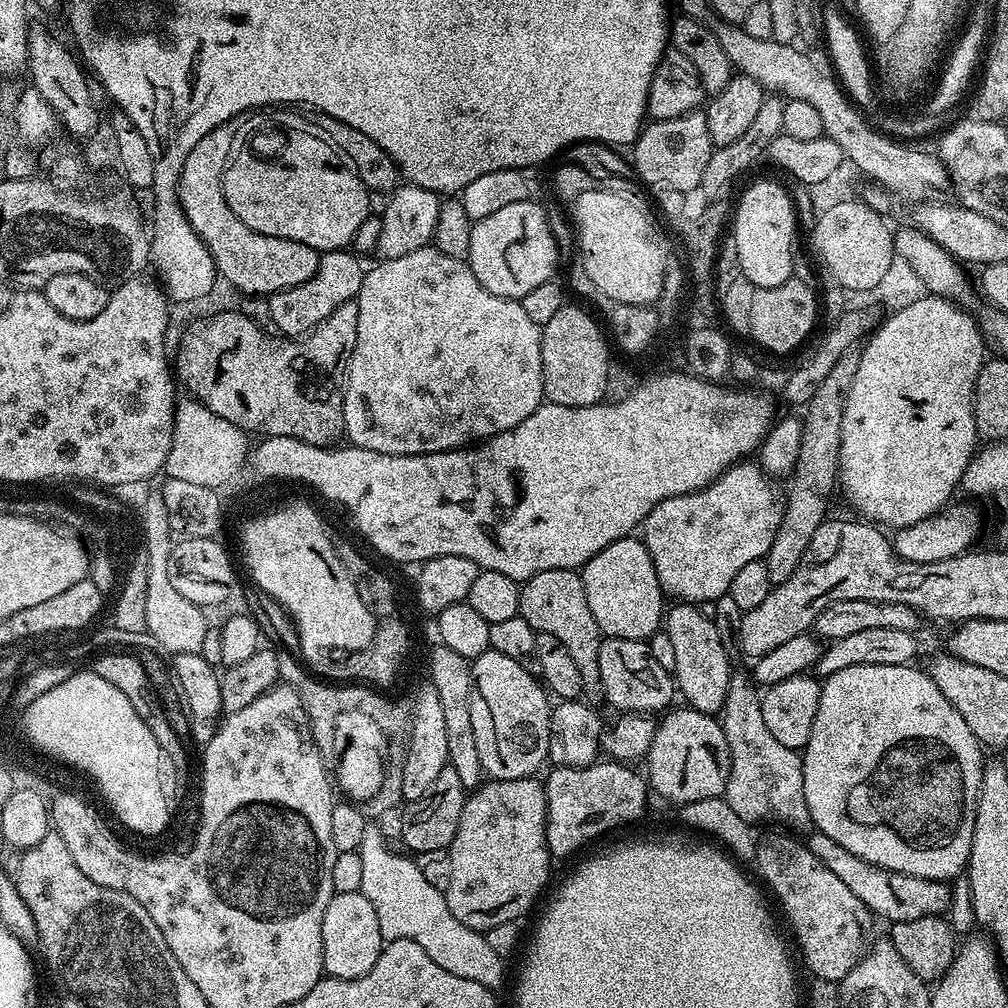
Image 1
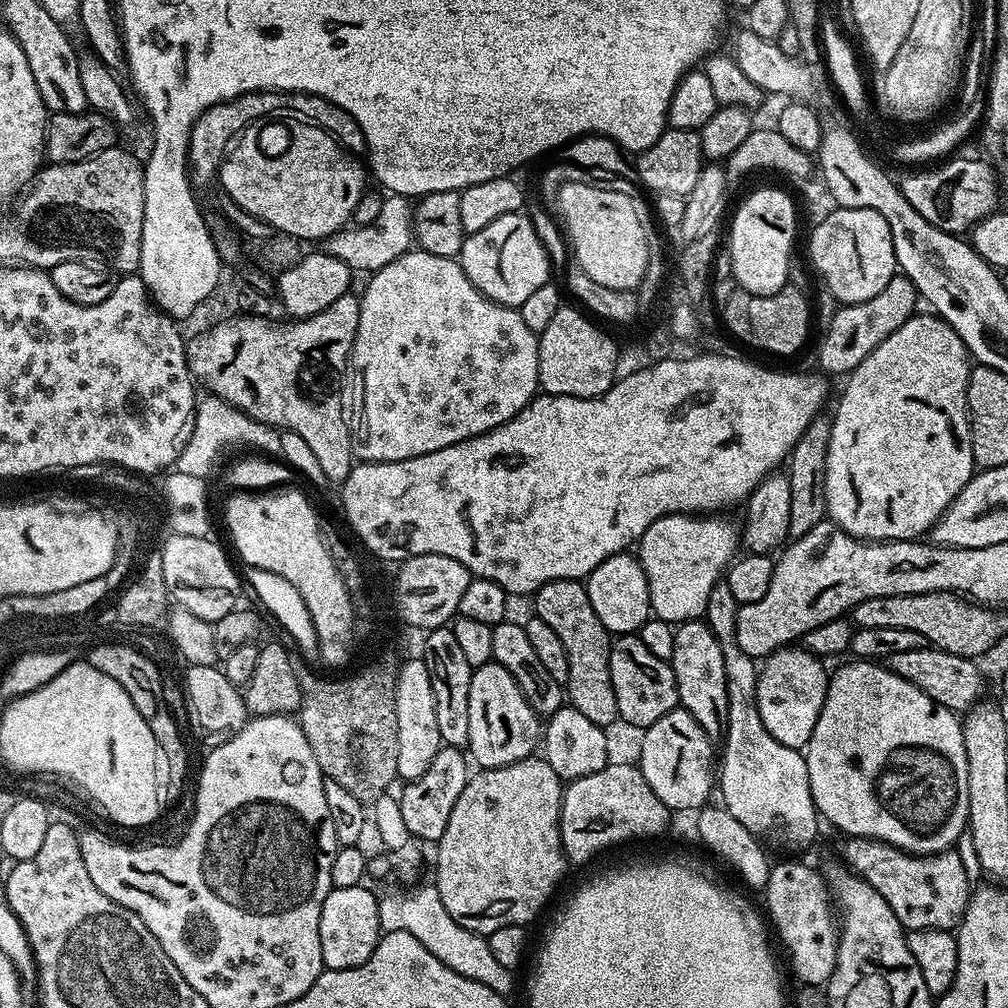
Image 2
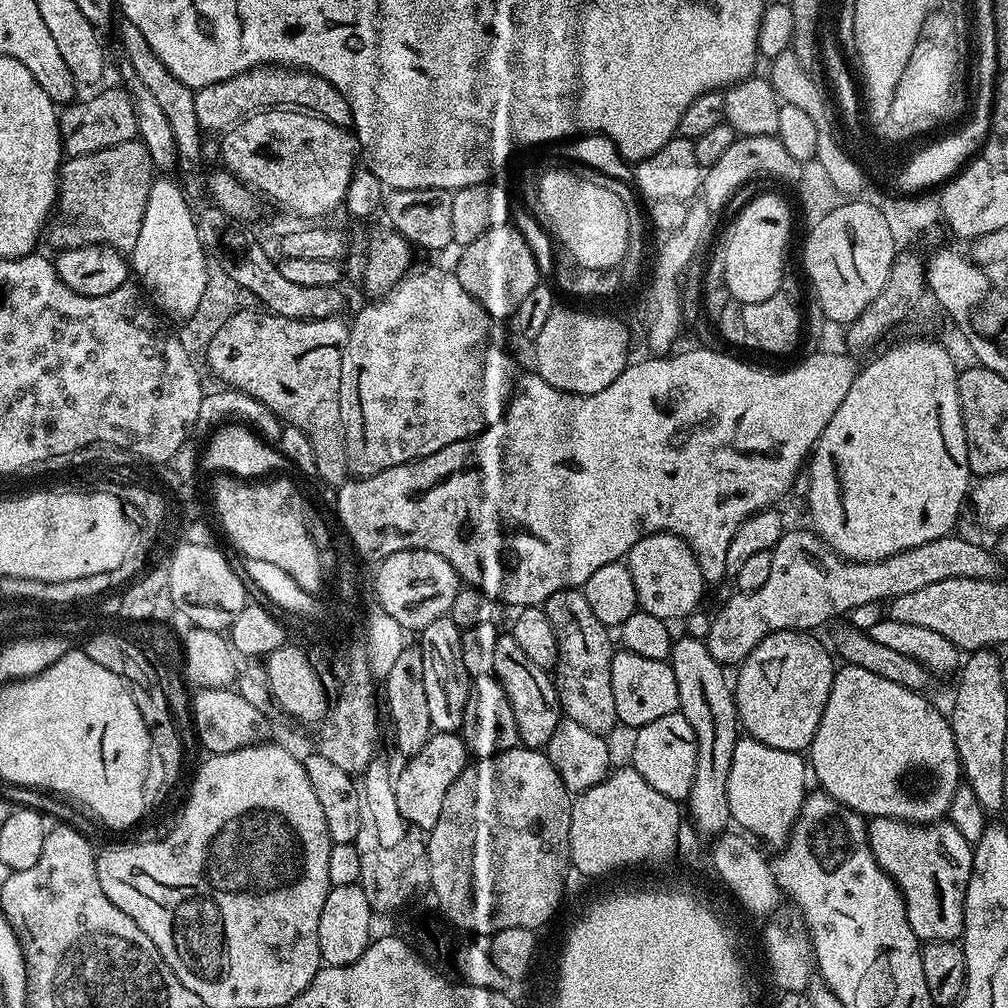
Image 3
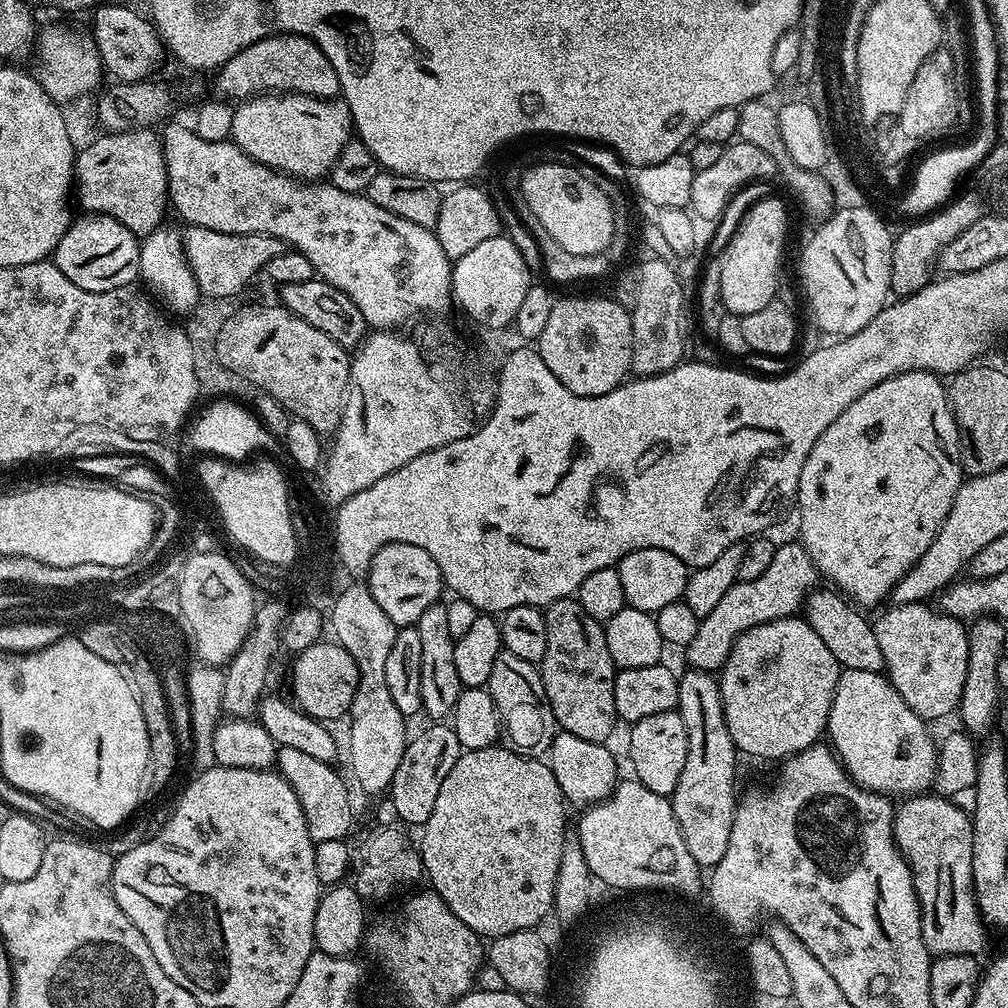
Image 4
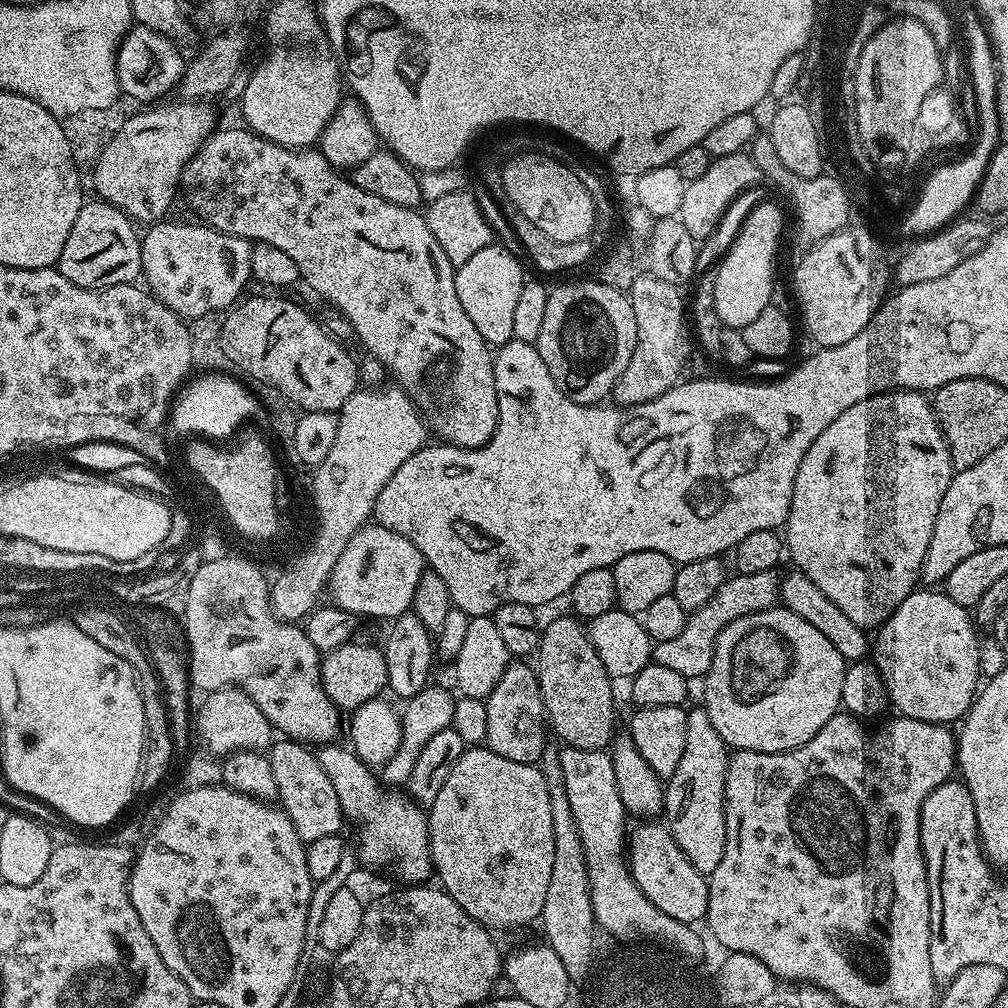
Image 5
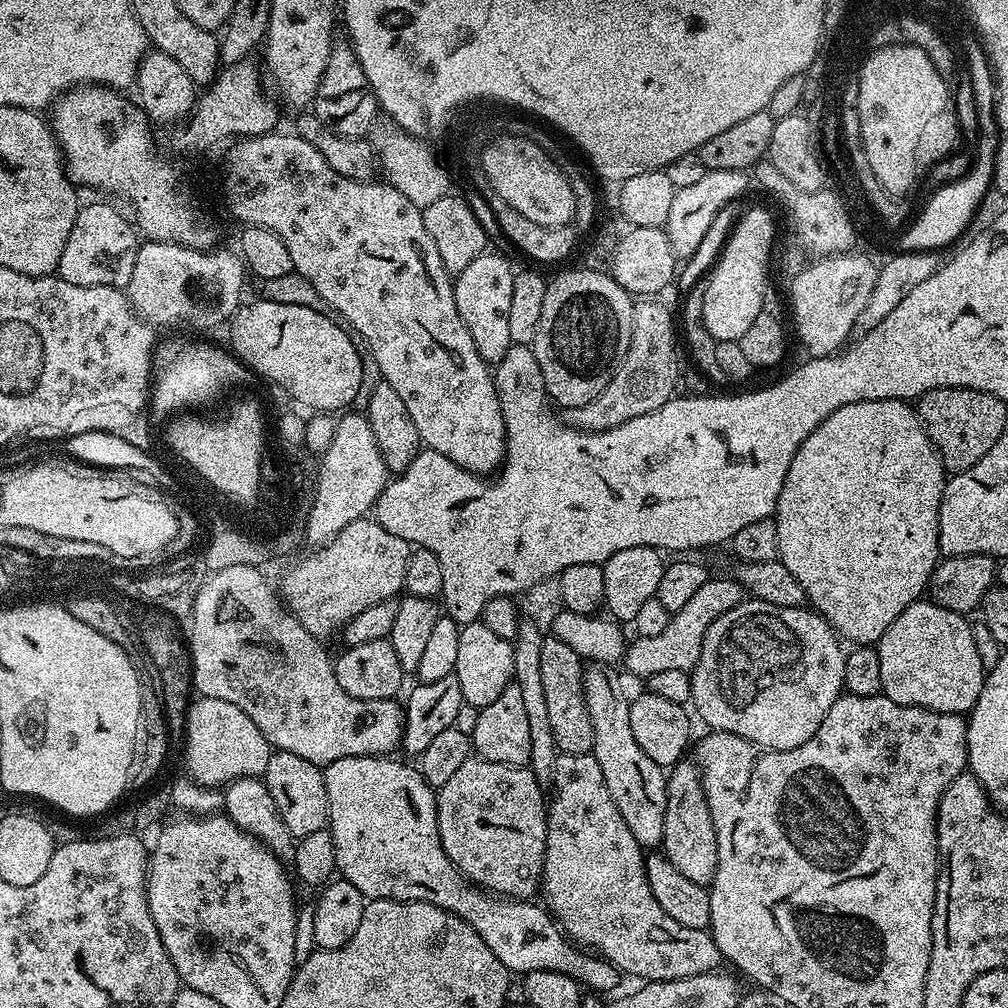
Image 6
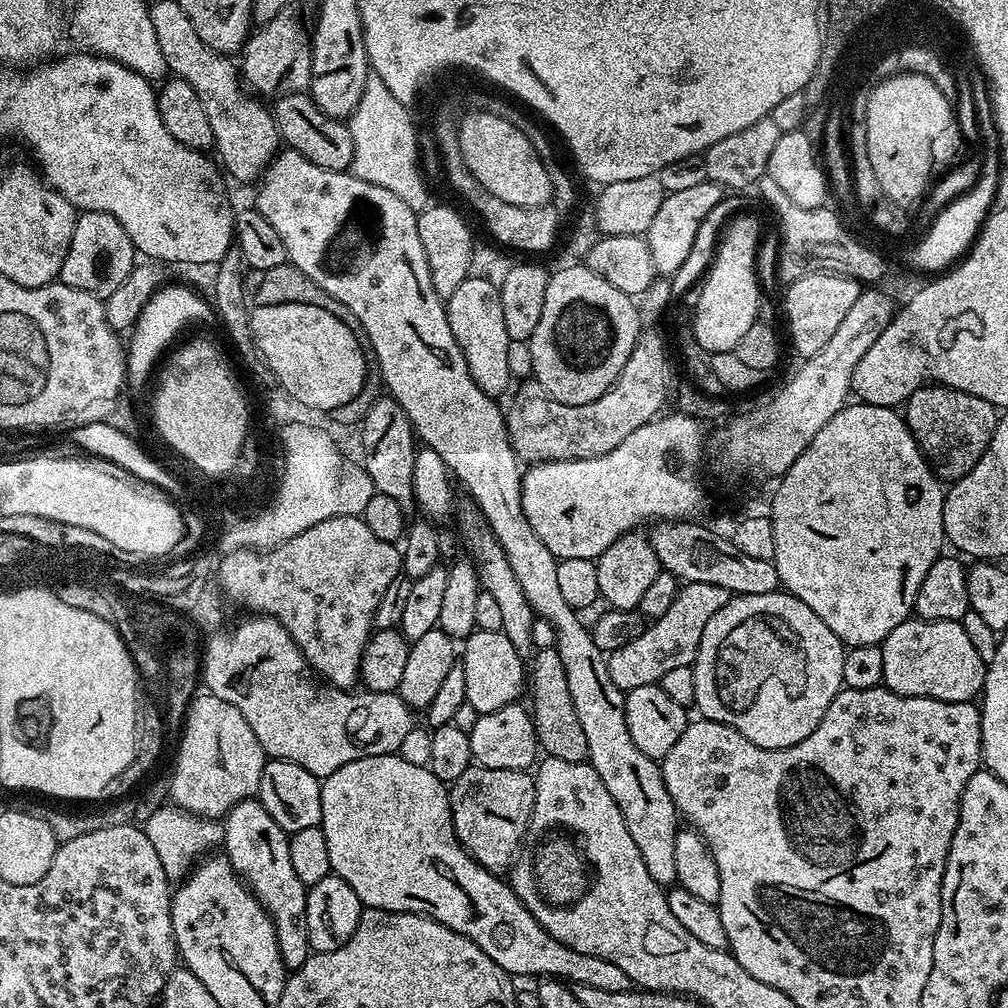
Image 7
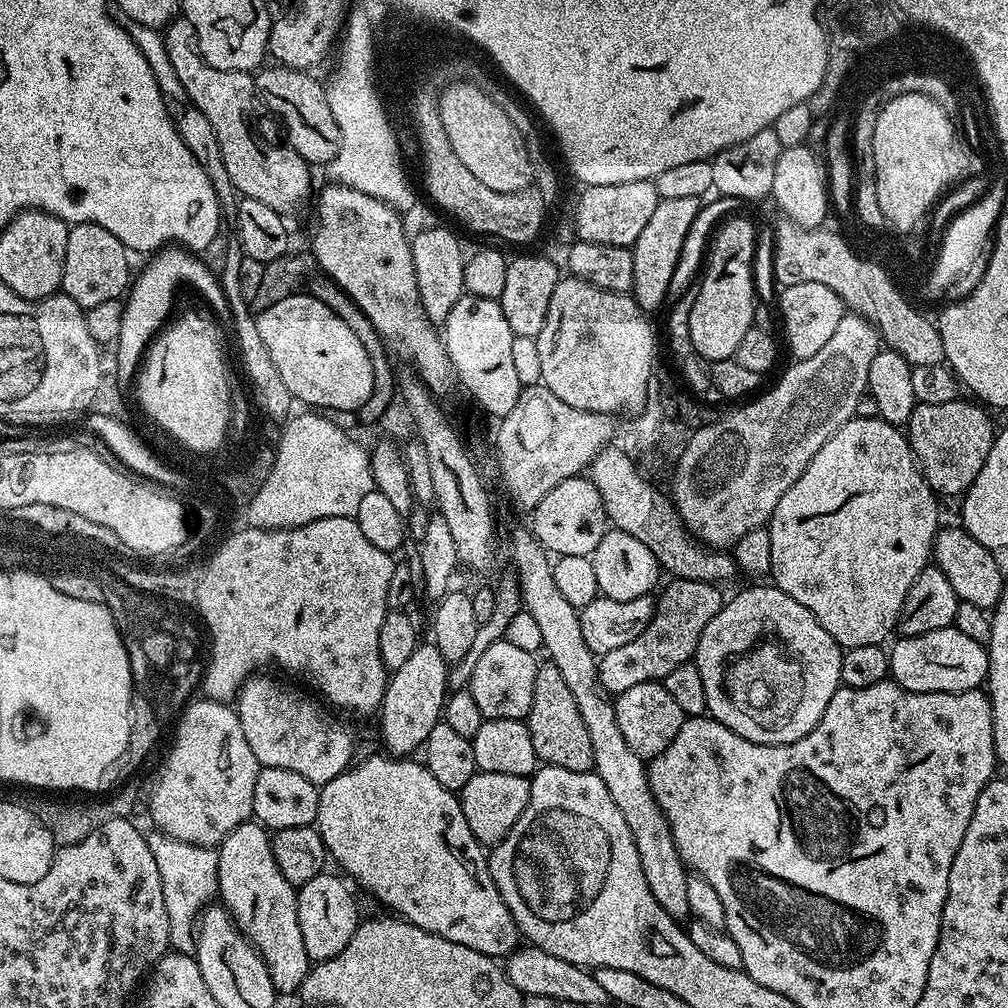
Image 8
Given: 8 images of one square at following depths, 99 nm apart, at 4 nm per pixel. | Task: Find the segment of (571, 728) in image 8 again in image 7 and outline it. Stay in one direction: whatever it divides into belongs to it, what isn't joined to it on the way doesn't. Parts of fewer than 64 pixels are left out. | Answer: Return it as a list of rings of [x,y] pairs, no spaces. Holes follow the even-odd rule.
[[[555,647],[535,649],[530,660],[530,696],[531,692],[530,715],[536,731],[536,742],[543,755],[562,758],[562,762],[585,763],[588,759],[586,734],[578,722],[574,701],[570,699],[570,685],[566,683],[566,669]]]

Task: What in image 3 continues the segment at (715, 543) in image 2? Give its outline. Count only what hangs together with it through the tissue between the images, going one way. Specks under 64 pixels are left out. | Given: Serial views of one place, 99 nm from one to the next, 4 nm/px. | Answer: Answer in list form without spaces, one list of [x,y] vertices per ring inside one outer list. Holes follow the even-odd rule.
[[[655,532],[643,536],[628,551],[626,563],[630,578],[634,578],[634,594],[639,611],[654,614],[654,618],[665,622],[680,620],[688,616],[700,604],[706,585],[704,575],[694,558],[692,547],[680,536],[669,532]]]

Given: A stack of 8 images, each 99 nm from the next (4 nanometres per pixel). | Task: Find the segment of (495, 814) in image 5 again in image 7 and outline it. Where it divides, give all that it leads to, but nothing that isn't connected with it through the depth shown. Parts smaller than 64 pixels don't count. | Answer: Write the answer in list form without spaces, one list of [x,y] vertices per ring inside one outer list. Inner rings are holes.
[[[473,766],[451,781],[448,801],[456,836],[484,868],[500,874],[511,869],[534,810],[536,782],[531,771],[490,770]]]

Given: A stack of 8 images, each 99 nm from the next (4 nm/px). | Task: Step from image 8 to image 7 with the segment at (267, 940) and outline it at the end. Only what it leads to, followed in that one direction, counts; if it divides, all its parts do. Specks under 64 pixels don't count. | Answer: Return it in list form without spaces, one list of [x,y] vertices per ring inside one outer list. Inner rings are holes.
[[[256,798],[235,804],[223,823],[223,855],[232,863],[234,871],[256,895],[258,902],[268,911],[269,918],[274,922],[278,950],[282,954],[285,969],[300,968],[310,954],[306,930],[308,888],[300,881],[298,873],[290,863],[289,833],[284,832],[282,826],[278,826],[278,822],[270,818],[270,814],[266,814],[266,810]]]

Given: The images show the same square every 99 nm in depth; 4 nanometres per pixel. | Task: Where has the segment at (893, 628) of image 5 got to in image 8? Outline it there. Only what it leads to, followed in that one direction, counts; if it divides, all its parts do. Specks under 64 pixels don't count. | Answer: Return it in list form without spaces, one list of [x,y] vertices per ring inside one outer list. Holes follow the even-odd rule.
[[[943,628],[921,636],[900,636],[888,652],[891,679],[911,692],[970,692],[979,689],[988,678],[988,649],[966,638],[962,630]]]

